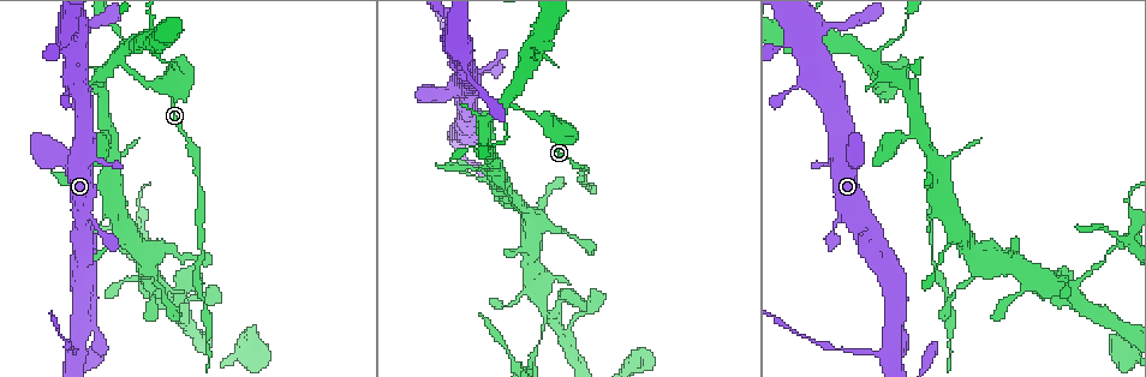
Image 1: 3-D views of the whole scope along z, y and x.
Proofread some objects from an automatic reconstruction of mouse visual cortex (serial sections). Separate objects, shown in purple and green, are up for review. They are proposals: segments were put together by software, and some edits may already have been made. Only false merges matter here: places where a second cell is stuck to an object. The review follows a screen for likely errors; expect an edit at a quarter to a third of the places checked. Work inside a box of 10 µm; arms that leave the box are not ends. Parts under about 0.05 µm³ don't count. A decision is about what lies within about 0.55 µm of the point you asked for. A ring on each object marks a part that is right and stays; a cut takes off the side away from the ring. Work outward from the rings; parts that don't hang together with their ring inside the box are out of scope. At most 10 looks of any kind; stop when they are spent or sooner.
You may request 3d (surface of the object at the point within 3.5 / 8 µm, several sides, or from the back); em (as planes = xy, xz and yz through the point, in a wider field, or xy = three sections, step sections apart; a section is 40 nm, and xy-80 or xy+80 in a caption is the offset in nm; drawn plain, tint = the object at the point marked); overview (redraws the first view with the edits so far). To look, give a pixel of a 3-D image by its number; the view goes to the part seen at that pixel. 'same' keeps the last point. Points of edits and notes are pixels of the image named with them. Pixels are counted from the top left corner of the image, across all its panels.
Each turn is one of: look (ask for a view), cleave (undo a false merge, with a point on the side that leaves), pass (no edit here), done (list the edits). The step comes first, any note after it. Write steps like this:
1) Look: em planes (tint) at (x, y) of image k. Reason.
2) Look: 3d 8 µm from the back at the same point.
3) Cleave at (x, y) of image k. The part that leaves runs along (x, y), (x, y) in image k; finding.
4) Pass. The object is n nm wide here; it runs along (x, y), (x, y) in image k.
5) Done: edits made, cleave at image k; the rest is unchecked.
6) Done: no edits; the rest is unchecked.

Look: 3d 3.5 µm from the back at (818, 45) of image 1. Sharp bend.

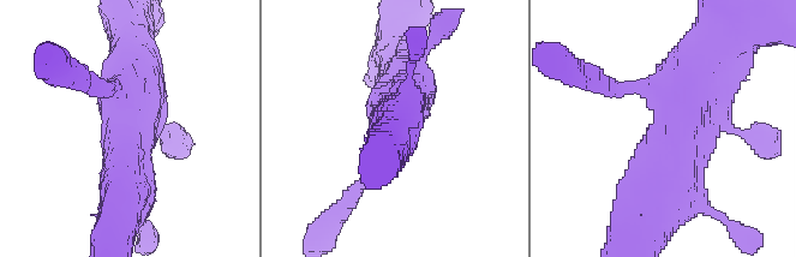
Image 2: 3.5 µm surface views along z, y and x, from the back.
Look: em xy step 3 (tint) at (127, 132) of image 2. 4 arms meet here; the arms are 250, 400, 600, 600 nm wide; now the EM.

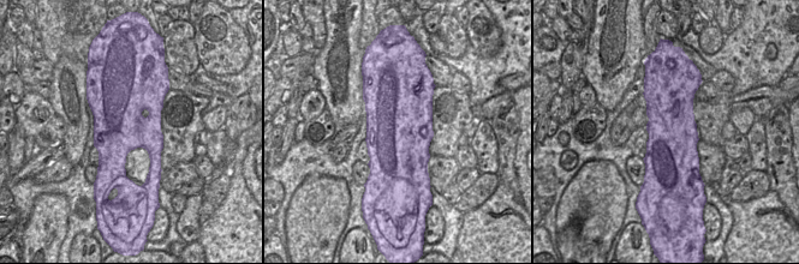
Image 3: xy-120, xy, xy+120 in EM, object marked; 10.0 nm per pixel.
Pass. The object is 650 nm wide here; it runs along (644, 207), (665, 96), (702, 59) in image 2; all the same cell.

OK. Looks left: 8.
Look: 3d 3.5 µm at (94, 224) of image 1. Narrows sharply.

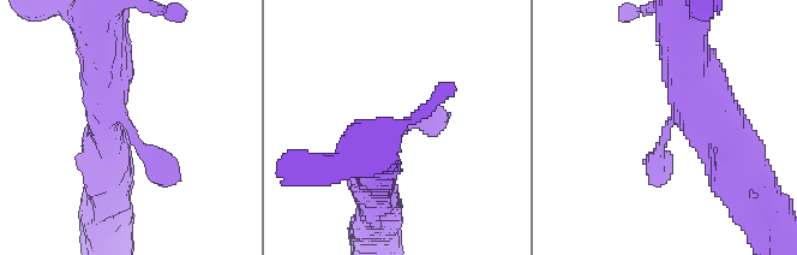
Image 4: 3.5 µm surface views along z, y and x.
Look: em xy step 2 (tint) at (127, 128) of image 4. Shape alone is not enough.

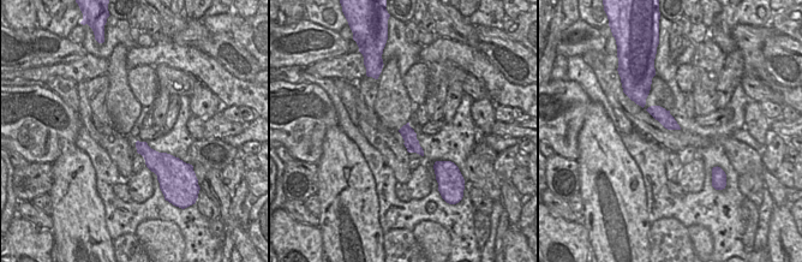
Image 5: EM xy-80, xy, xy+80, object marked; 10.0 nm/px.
Pass. The object is 140 nm wide here; it runs along (634, 97), (675, 126) in image 5; one cell here.

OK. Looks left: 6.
Look: 3d 8 µm at (197, 165) of image 1. Thin neck.

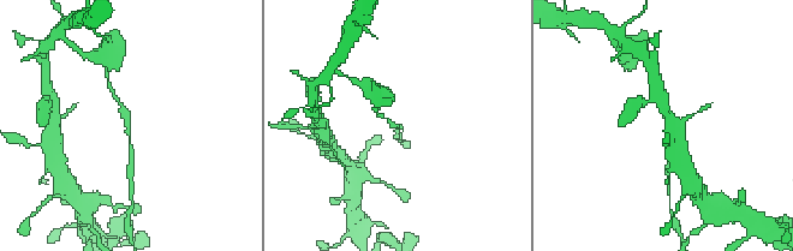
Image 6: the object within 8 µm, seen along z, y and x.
Look: em planes (tint) at the same point. Now the EM.

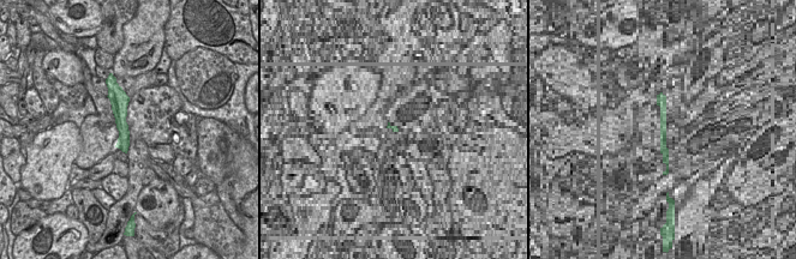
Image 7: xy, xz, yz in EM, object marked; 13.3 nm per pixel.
Pass. One cell here.

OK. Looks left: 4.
Look: 3d 3.5 µm at (80, 349) of image 1. Sharp bend.

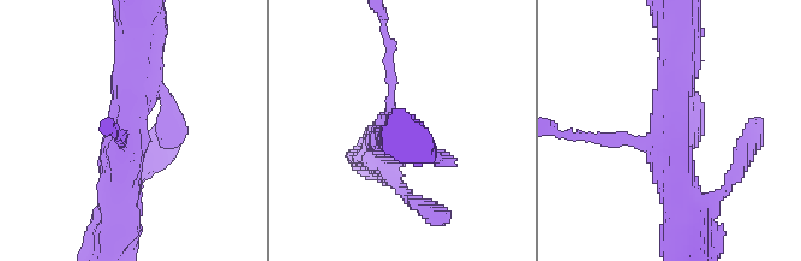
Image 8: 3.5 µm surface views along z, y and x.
Look: em xy step 2 (tint) at (665, 134) of image 8. 3 arms meet here; the arms are 150, 500, 500 nm wide; now the EM.

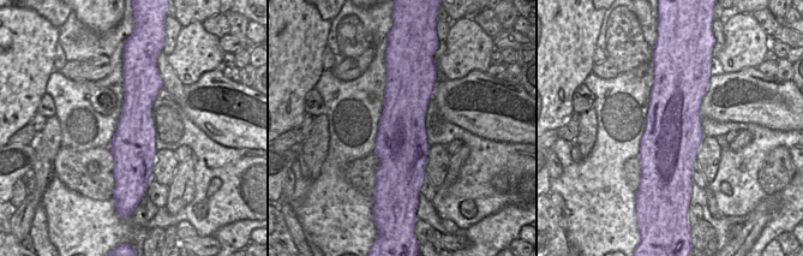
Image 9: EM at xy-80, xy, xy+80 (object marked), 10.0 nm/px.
Cleave at (587, 137) of image 8. The part that leaves runs along (627, 140), (568, 132) in image 8; a second cell is stuck on.

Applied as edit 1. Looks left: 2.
Done: edits made, cleave at image 8; the rest is unchecked.

